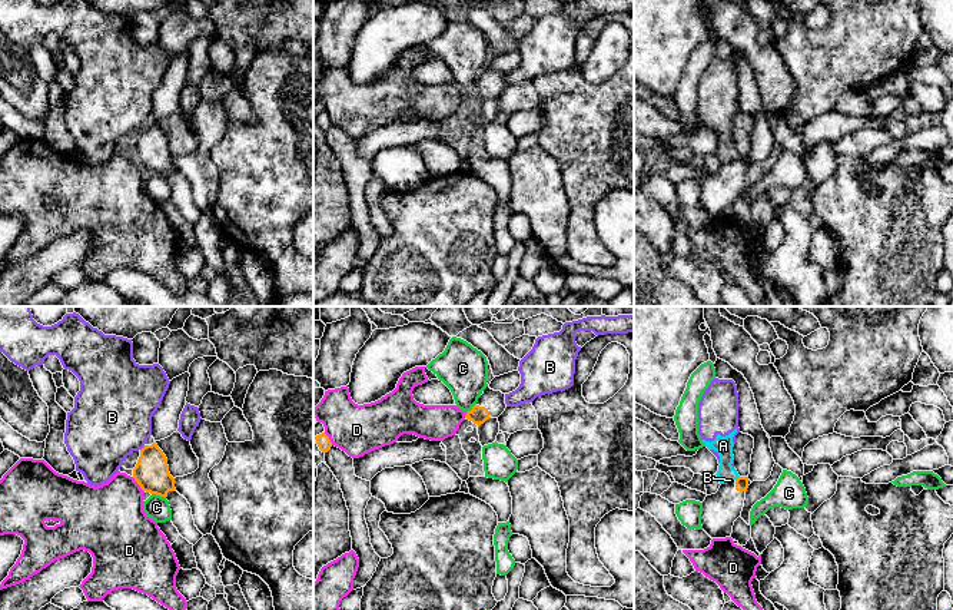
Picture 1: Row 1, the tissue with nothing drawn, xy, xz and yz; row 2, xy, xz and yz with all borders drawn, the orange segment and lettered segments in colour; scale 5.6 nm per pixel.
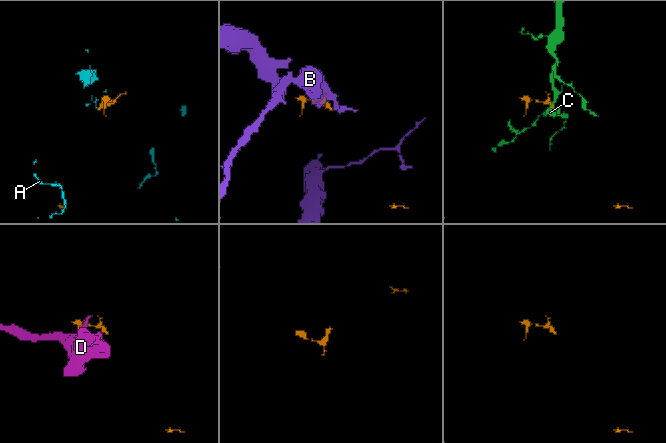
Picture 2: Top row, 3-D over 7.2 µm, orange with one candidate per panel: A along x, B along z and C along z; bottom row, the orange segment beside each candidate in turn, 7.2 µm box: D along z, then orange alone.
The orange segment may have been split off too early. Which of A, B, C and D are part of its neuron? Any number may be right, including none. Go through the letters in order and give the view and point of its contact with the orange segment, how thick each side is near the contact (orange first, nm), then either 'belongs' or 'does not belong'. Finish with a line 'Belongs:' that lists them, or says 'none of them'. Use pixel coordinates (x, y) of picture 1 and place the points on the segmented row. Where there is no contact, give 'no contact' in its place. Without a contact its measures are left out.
A: yz (737, 478) | 80/100 nm | does not belong
B: xy (142, 448) | 190/440 nm | does not belong
C: xy (159, 494) | 190/140 nm | does not belong
D: xy (138, 483) | 190/380 nm | does not belong
Belongs: none of them

